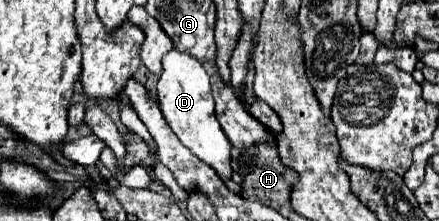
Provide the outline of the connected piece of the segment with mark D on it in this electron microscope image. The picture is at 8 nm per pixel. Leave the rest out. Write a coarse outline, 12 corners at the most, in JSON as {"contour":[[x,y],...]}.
{"contour":[[172,49],[158,103],[176,137],[220,179],[232,147],[204,67]]}

